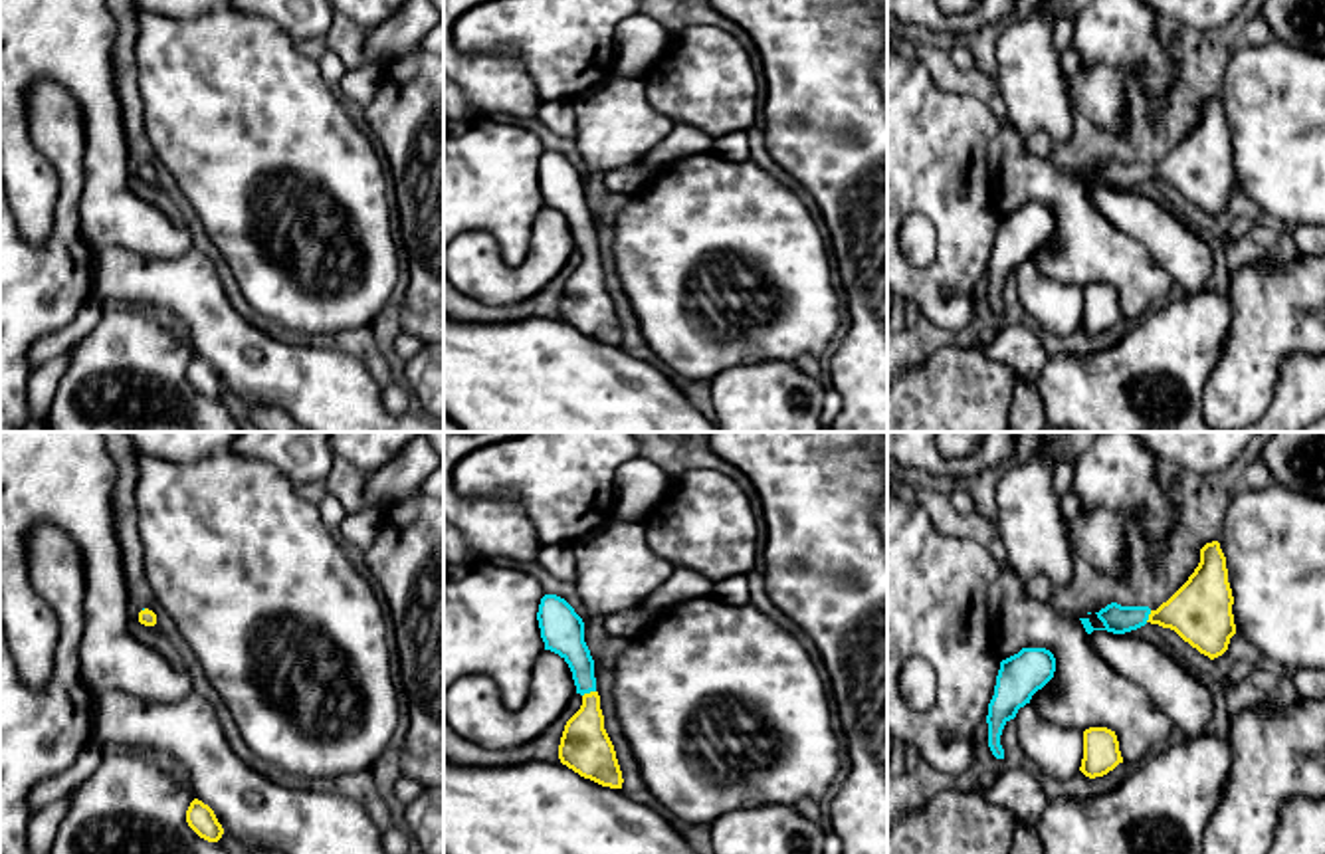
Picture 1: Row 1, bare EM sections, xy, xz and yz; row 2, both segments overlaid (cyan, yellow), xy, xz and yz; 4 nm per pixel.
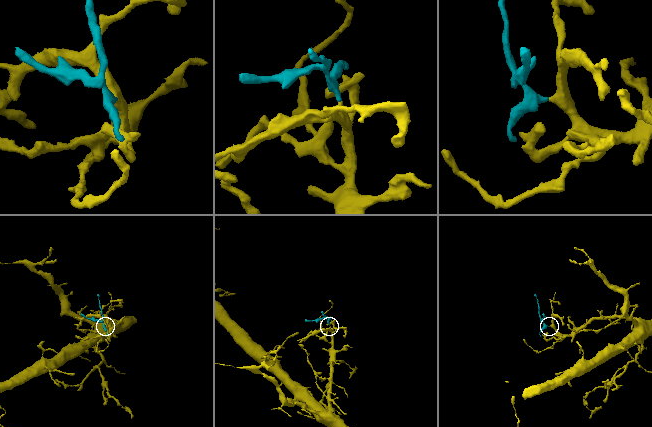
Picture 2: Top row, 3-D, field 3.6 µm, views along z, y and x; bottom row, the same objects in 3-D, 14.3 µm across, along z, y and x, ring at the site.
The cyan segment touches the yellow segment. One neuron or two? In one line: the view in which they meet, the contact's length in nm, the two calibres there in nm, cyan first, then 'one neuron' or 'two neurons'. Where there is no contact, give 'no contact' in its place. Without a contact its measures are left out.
contact in xz; length 60 nm; calibres 160 and 200 nm; one neuron

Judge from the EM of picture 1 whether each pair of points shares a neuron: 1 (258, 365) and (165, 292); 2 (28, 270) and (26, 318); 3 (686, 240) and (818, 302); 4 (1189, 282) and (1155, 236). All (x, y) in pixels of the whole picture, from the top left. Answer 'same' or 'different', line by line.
1: same
2: same
3: same
4: same

